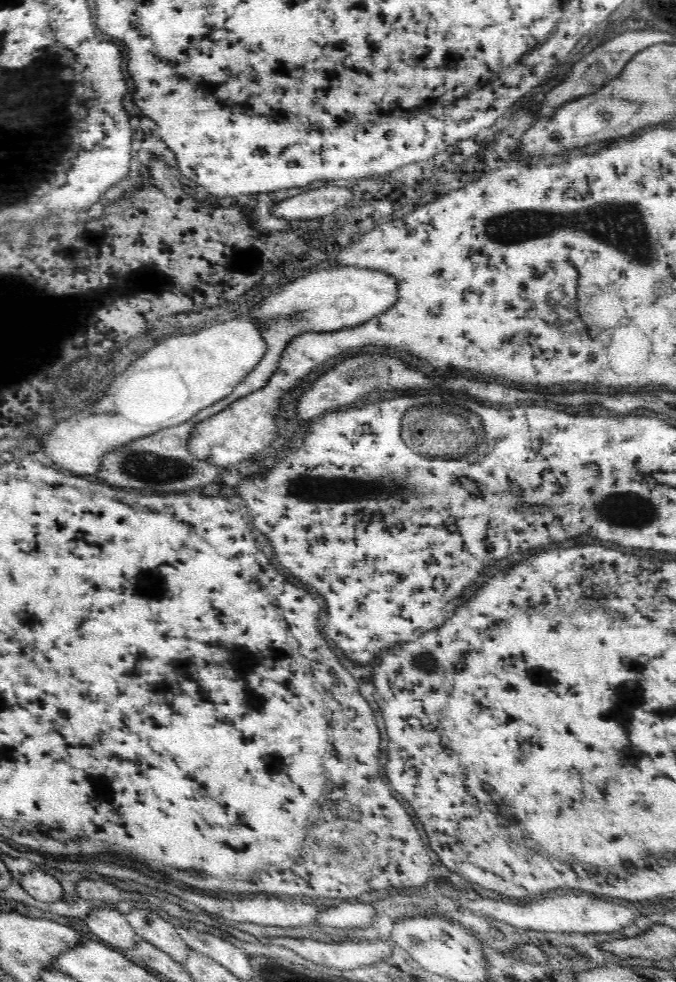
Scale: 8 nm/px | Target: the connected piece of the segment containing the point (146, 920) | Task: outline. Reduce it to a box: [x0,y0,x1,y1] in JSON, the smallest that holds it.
[125,910,190,966]

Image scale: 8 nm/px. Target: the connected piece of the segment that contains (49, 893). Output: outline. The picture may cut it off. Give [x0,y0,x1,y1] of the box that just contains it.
[21,869,63,905]

